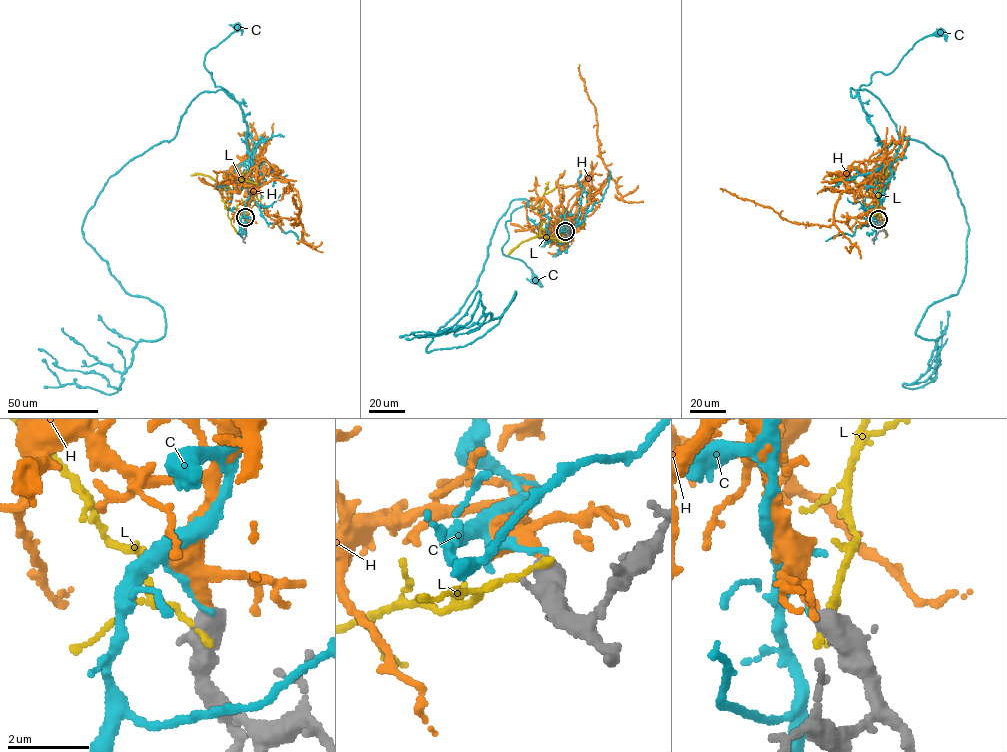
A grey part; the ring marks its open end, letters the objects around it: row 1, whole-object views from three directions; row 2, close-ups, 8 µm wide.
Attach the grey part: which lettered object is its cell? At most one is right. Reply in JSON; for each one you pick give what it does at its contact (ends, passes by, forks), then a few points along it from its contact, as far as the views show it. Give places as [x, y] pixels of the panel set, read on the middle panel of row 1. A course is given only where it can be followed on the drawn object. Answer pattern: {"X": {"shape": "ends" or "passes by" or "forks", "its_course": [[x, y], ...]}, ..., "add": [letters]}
{"H": {"shape": "ends", "its_course": [[565, 231], [580, 191], [586, 185], [597, 189], [610, 177], [579, 64]]}, "add": ["H"]}

